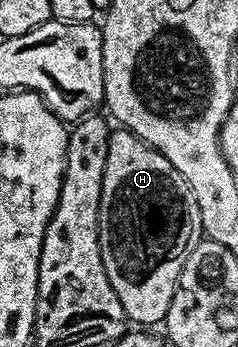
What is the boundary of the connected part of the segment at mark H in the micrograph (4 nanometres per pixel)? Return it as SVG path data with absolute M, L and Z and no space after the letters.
M123 128L113 129L108 136L106 168L102 176L102 196L98 212L98 236L106 276L118 300L122 300L122 308L129 319L133 323L163 323L168 317L178 276L190 252L194 252L194 248L205 237L202 212L182 172L178 172L178 168L174 168L174 164L170 164L170 160L166 160L162 152L153 150L137 134Z

